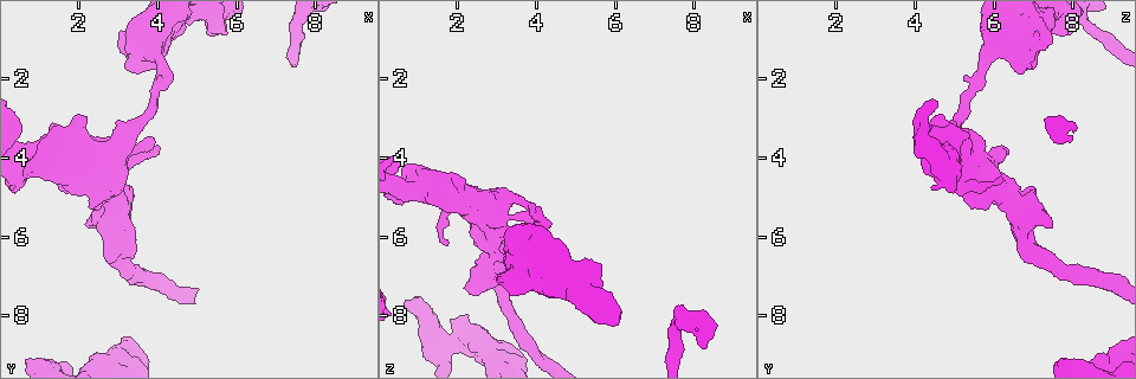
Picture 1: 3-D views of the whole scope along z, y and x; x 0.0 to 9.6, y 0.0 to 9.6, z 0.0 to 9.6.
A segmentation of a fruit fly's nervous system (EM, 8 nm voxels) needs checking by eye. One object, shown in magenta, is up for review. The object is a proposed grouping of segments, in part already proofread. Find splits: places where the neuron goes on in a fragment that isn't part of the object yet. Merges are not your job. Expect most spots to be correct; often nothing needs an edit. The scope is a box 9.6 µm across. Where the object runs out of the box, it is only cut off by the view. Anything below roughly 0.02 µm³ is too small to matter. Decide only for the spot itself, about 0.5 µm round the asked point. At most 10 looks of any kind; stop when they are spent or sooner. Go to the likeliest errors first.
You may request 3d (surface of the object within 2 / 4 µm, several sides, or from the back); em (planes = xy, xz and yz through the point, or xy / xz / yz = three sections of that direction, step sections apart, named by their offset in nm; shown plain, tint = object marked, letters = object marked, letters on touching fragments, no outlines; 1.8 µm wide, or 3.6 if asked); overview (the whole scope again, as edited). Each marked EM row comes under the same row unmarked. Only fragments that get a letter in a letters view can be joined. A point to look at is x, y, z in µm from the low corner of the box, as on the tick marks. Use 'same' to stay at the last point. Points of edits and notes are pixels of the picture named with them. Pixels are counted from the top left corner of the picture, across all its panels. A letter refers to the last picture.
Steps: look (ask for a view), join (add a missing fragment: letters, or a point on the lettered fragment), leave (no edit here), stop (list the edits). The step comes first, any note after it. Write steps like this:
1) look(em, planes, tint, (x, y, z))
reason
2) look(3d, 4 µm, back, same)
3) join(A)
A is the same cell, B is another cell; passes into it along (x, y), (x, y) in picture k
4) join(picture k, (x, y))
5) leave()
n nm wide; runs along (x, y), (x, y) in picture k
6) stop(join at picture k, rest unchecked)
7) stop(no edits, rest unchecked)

look(em, 3.6 µm, planes, letters, (3.70, 1.10, 6.70))
sudden change in width

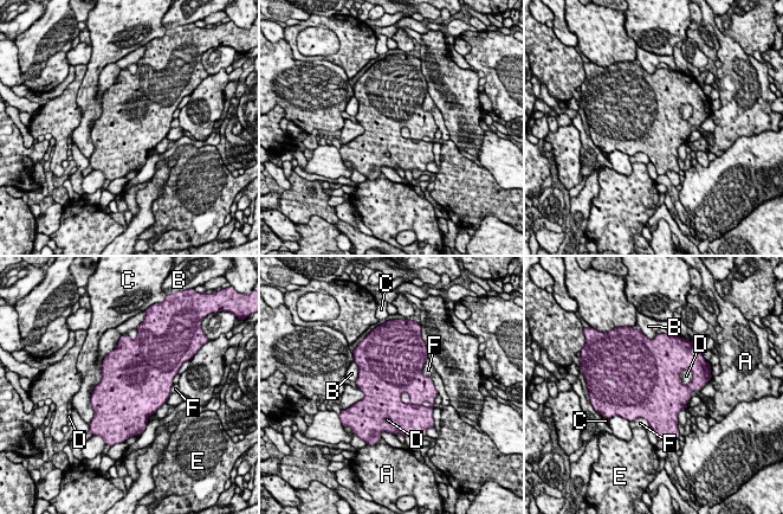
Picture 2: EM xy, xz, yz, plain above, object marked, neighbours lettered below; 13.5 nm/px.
leave()
900 nm wide; A, B, C, D, E and F are other cells; border along (688, 368), (680, 372), (683, 385) in picture 2; none of them fits

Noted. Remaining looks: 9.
look(em, planes, letters, (0.60, 9.10, 7.75))
branch stops here

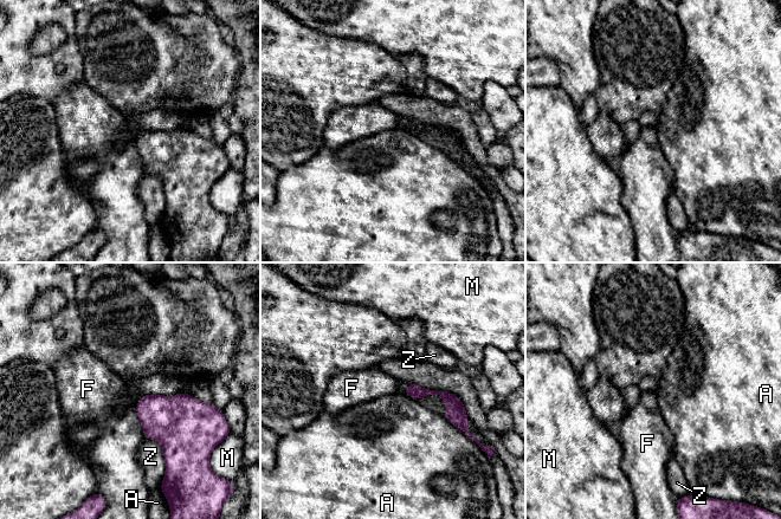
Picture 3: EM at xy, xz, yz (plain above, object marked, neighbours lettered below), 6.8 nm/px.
leave()
A, F, M and Z are other cells; runs along (408, 388), (441, 394), (458, 422) in picture 3; no lettered fragment goes on from it

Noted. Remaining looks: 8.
look(3d, 4 µm, back, (2.90, 3.70, 5.05))
sudden change in width

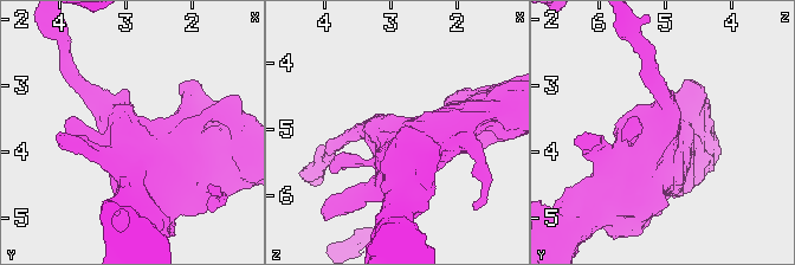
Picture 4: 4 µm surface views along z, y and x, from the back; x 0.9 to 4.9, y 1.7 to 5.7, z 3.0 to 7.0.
look(em, 3.6 µm, xy, step 16, tint, (2.85, 3.75, 5.05))
need the tissue

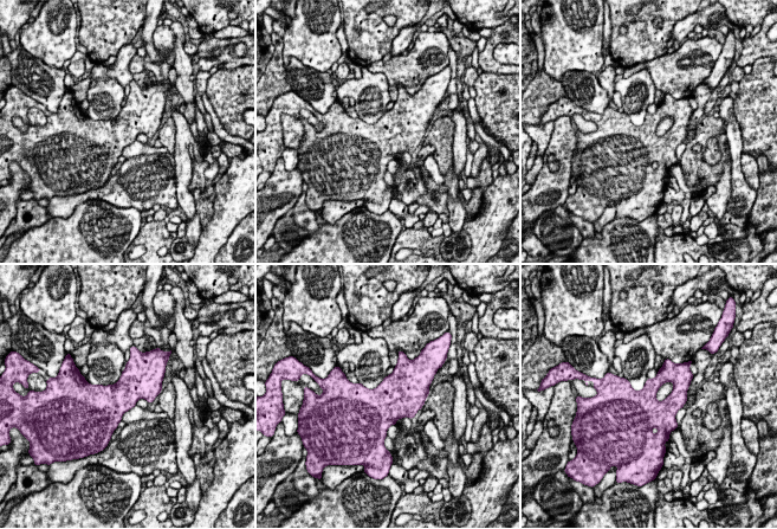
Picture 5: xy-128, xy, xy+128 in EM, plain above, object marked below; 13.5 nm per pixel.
look(em, 3.6 µm, xz, step 16, letters, same)
cut it another way

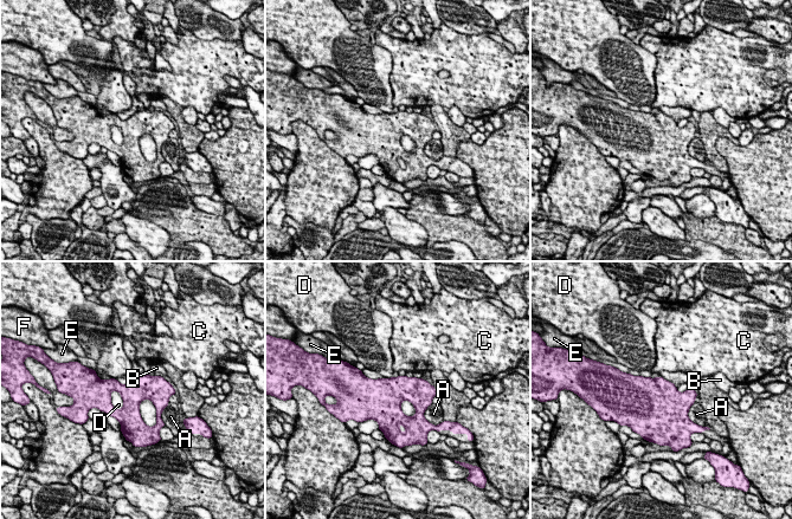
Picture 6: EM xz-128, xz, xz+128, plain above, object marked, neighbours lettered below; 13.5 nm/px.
leave()
A, B, C, D, E and F are other cells; border along (111, 390), (111, 403), (121, 409) in picture 6; no lettered fragment goes on from it

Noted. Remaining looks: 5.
look(em, xz, step 16, tint, (1.75, 4.45, 6.15))
free end

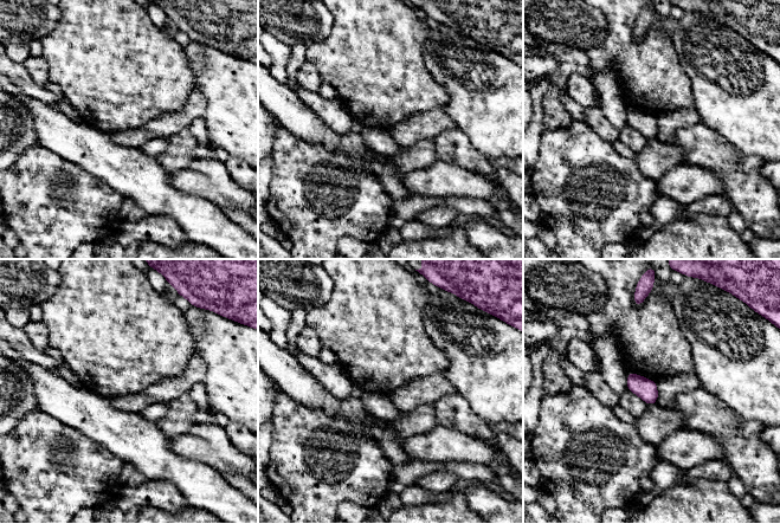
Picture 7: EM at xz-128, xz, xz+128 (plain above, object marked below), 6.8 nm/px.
look(em, xy, step 16, letters, same)
cut it another way

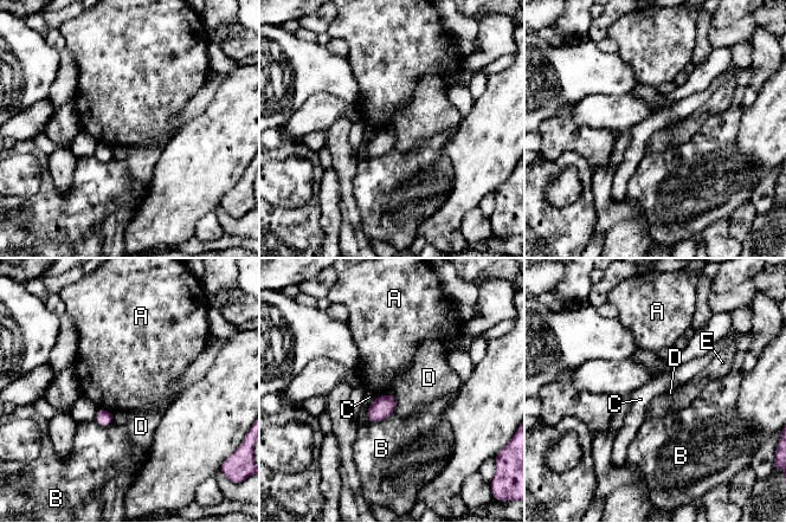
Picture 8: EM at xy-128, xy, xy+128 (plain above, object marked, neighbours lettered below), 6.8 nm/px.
leave()
160 nm wide; A, B, C, D and E are other cells; border along (392, 394), (394, 398), (393, 412) in picture 8; none of them fits

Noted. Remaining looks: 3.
stop(no edits, rest unchecked)

